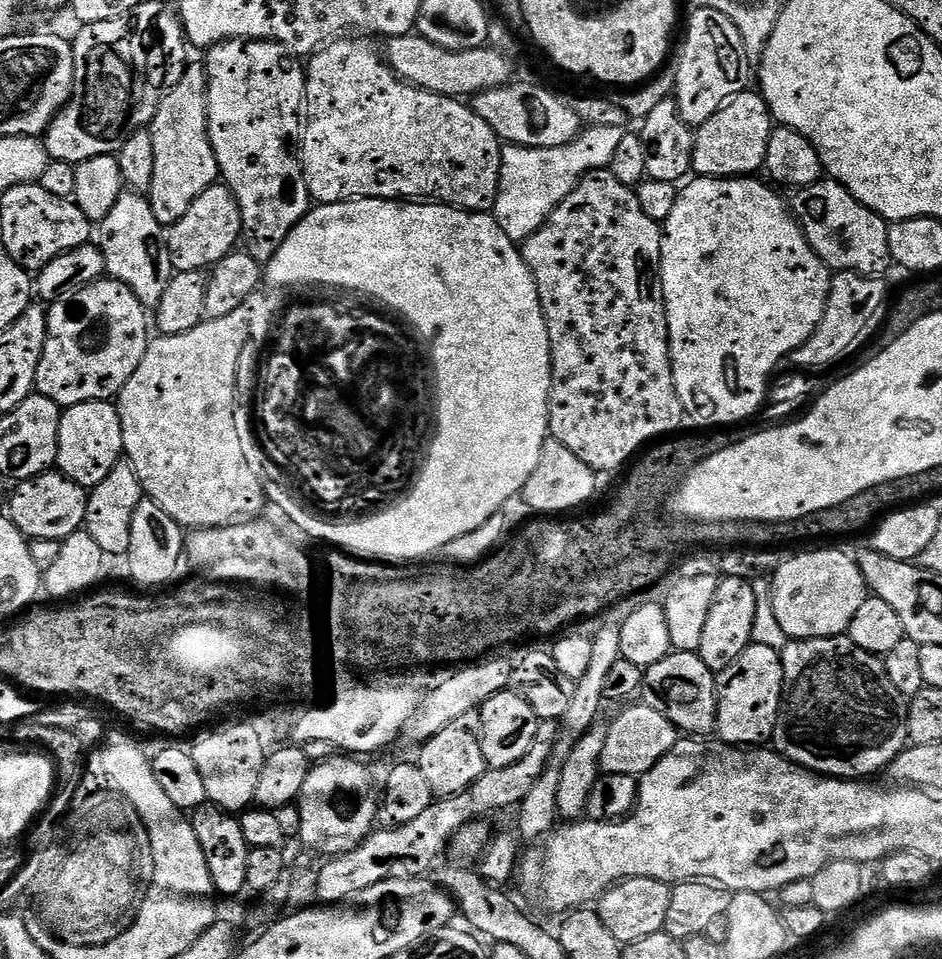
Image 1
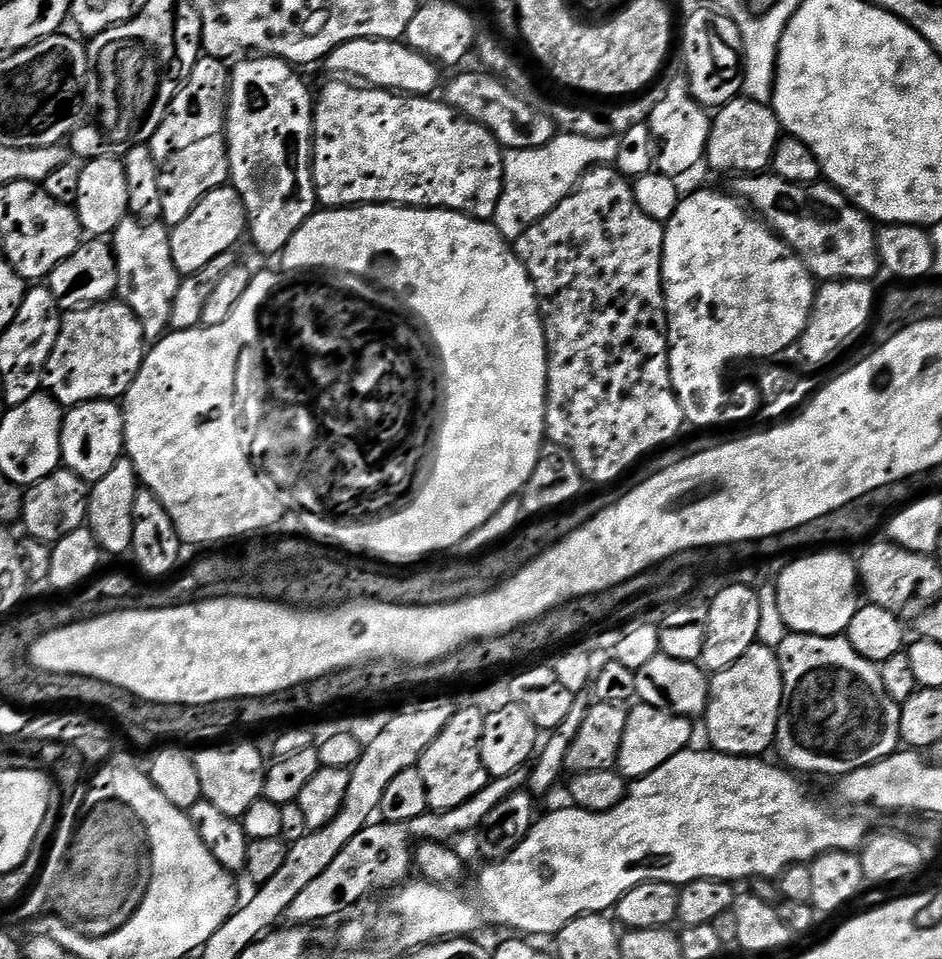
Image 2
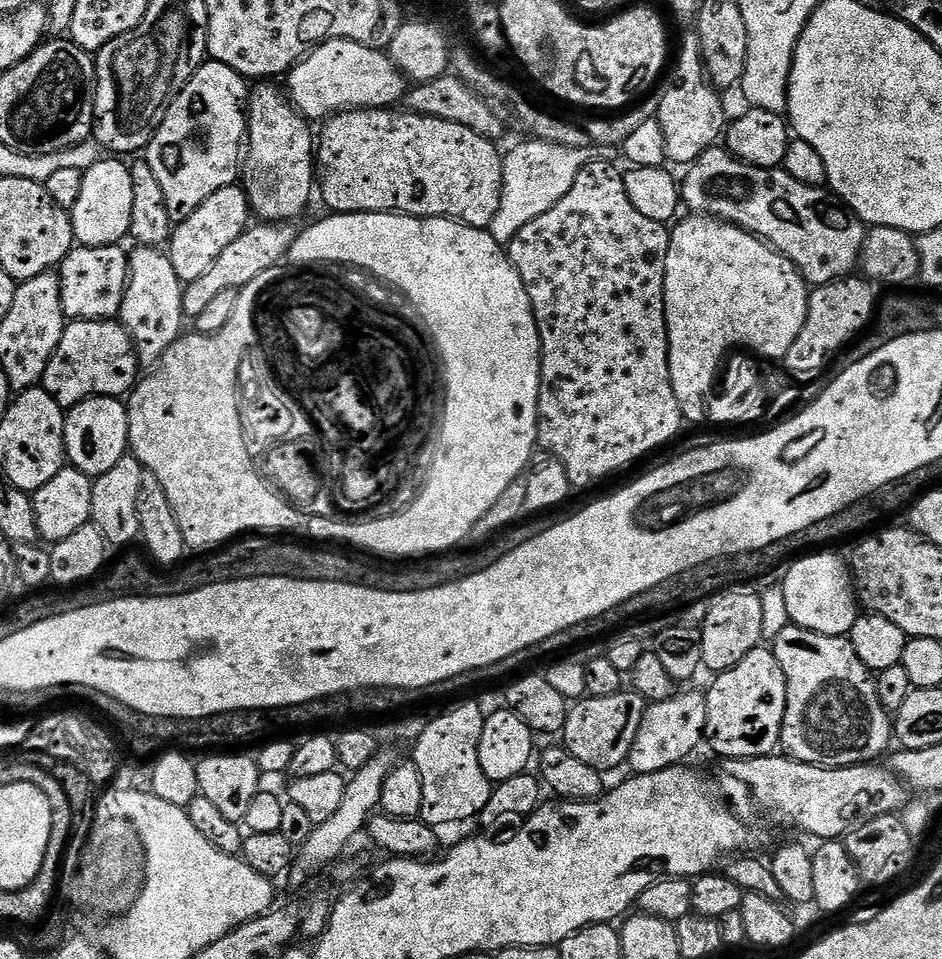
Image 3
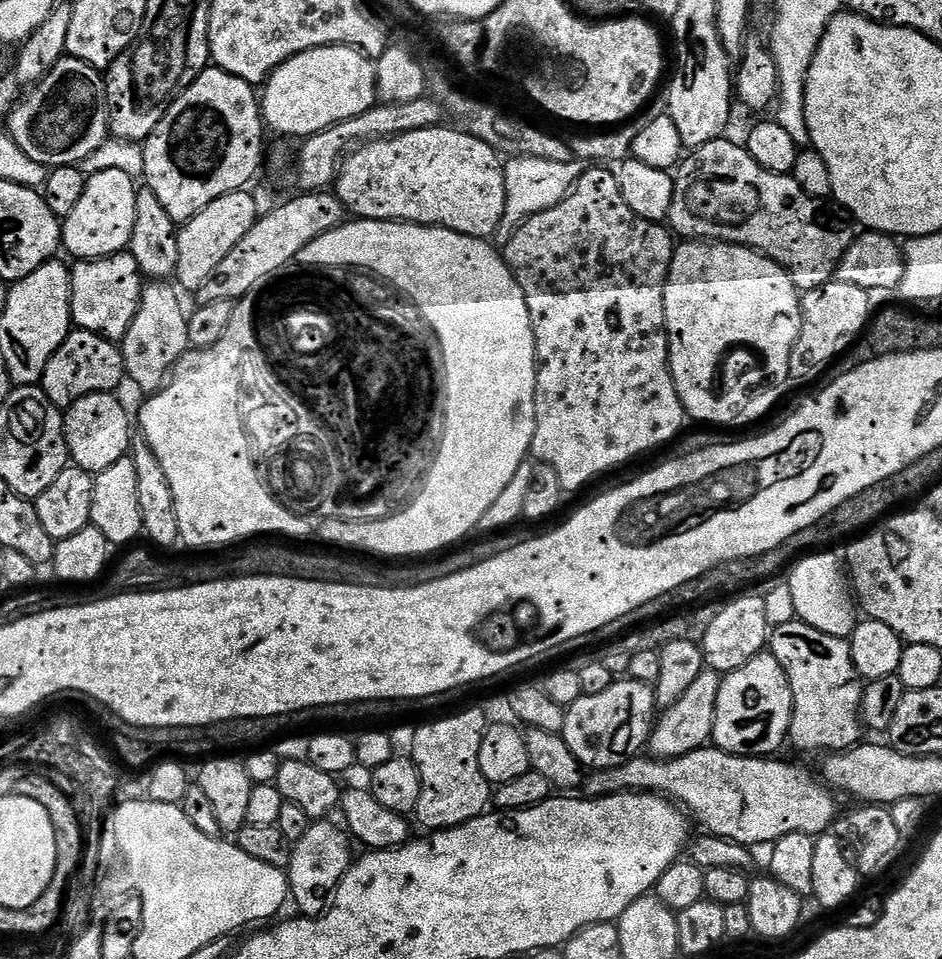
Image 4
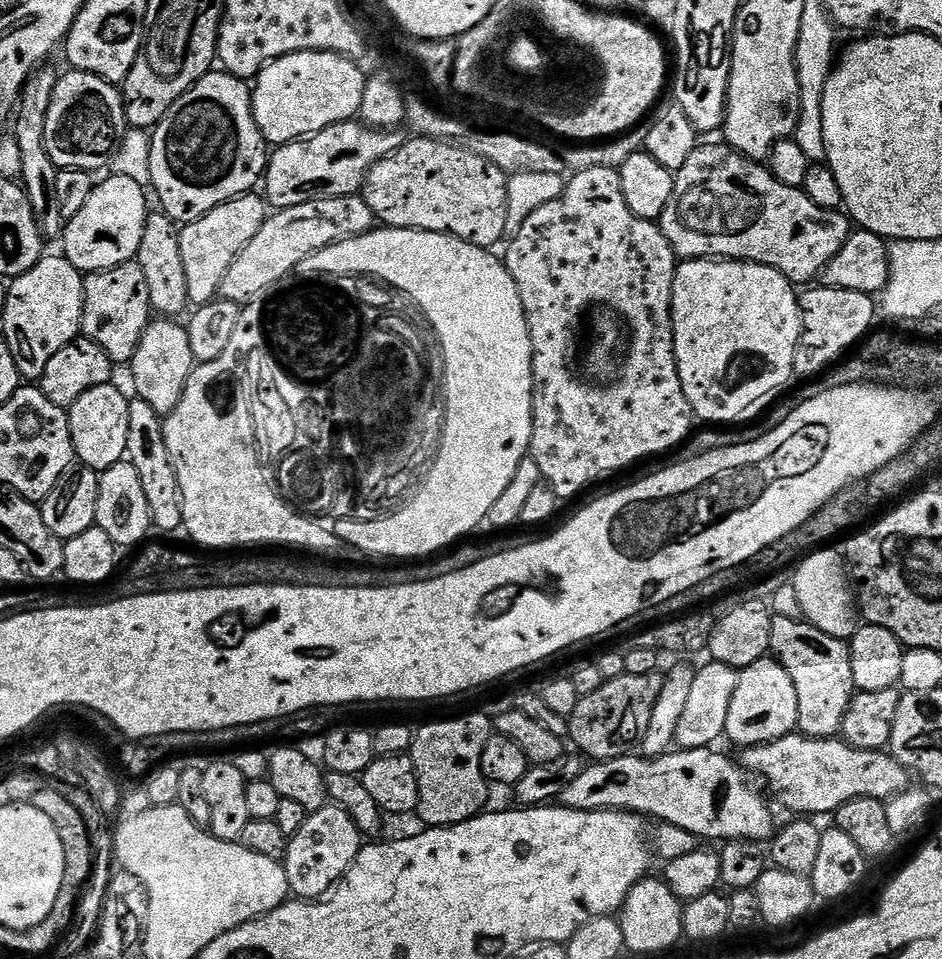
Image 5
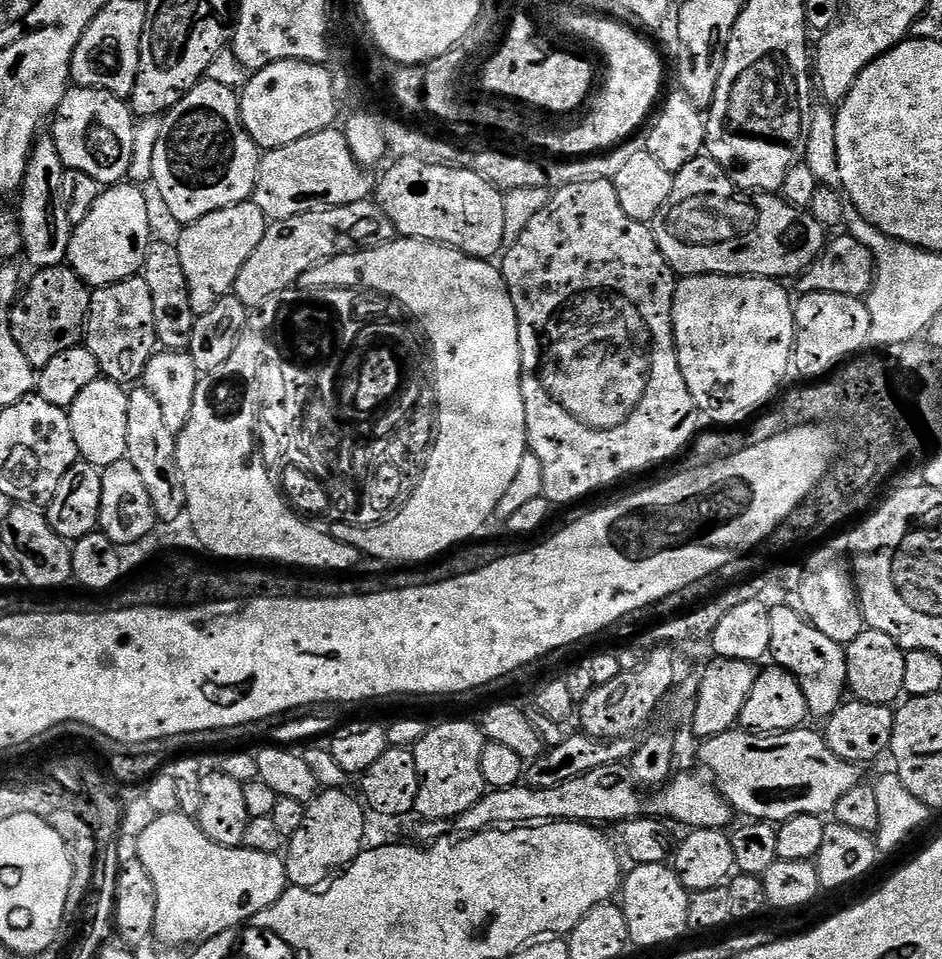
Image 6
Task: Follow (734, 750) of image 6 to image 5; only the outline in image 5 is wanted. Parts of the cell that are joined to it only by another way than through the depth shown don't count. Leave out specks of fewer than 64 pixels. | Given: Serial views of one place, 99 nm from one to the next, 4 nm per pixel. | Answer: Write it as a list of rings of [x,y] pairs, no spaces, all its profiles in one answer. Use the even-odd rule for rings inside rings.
[[[793,734],[769,744],[743,749],[742,755],[743,767],[753,777],[761,776],[768,783],[770,796],[772,791],[771,799],[789,808],[792,814],[834,814],[854,798],[874,798],[887,802],[910,786],[908,769],[887,751],[858,750],[840,738],[811,740],[809,736]]]

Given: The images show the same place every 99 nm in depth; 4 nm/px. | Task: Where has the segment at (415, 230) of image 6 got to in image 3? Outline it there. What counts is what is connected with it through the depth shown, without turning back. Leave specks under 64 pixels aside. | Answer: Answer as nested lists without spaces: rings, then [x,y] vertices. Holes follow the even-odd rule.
[[[392,108],[341,112],[331,117],[323,128],[314,160],[318,165],[319,195],[320,192],[324,195],[333,213],[395,212],[402,216],[459,220],[461,224],[483,229],[494,222],[502,198],[504,161],[501,149],[496,149],[493,141],[474,134],[474,130],[466,130],[458,122]]]

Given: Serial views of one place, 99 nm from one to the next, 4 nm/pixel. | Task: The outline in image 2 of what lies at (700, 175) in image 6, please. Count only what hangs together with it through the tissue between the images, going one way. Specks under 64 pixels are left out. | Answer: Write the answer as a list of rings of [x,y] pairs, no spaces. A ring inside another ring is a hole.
[[[740,174],[735,177],[736,180],[730,187],[730,192],[733,197],[739,198],[759,219],[763,220],[781,240],[785,240],[787,244],[792,247],[797,256],[800,257],[801,262],[808,267],[808,271],[812,273],[817,281],[827,282],[829,280],[866,280],[869,282],[875,281],[876,275],[881,275],[882,265],[880,263],[880,250],[876,245],[876,237],[878,235],[878,228],[875,223],[868,217],[865,212],[855,208],[847,198],[842,195],[837,188],[832,187],[827,182],[817,182],[815,184],[795,184],[794,182],[786,182],[775,174]]]

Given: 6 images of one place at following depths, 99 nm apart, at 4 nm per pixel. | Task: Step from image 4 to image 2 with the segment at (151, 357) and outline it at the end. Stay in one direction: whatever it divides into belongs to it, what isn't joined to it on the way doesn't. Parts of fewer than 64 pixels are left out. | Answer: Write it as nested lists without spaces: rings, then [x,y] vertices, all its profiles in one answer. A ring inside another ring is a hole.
[[[135,218],[123,220],[110,237],[118,262],[119,299],[138,318],[145,341],[155,342],[170,328],[170,312],[174,310],[174,294],[178,294],[181,274],[174,266],[170,250],[170,232],[163,223],[145,222]]]

